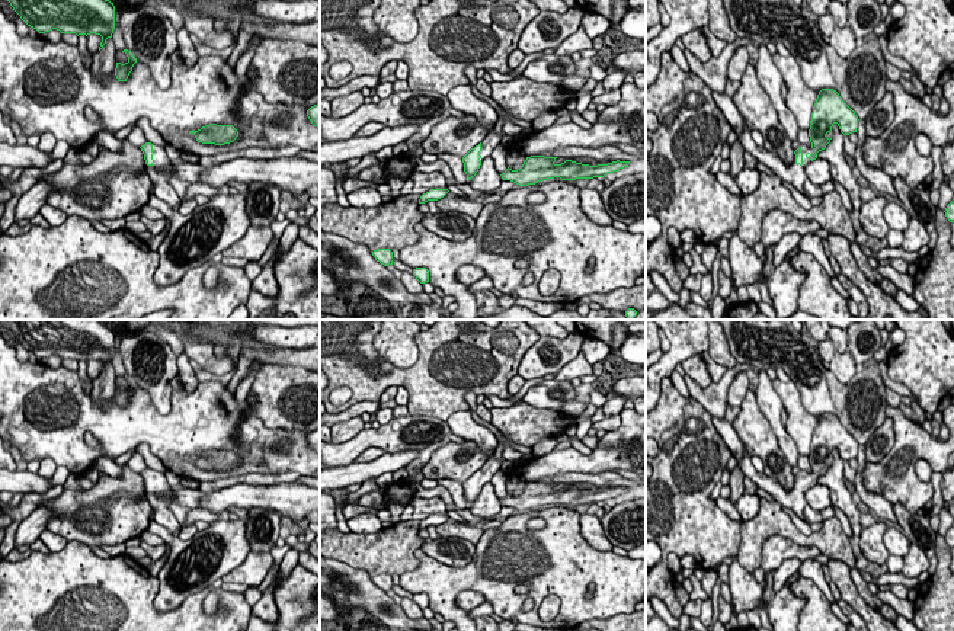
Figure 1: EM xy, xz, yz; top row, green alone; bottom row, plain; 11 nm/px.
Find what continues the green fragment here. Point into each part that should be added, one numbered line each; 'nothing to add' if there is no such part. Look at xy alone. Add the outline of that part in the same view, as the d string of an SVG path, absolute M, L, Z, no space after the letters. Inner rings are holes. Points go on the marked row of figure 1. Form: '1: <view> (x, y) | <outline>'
1: xy (163, 189) | M153 144L153 153L154 163L147 166L147 173L154 185L154 195L169 204L172 209L177 211L180 206L180 198L169 183L170 176L164 172L172 161L166 154L164 147Z

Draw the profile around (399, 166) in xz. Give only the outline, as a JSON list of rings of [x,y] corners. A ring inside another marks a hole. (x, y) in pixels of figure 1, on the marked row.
[[[404,154],[393,156],[384,170],[384,183],[388,183],[394,177],[409,179],[412,177],[413,167],[410,163],[410,157]]]

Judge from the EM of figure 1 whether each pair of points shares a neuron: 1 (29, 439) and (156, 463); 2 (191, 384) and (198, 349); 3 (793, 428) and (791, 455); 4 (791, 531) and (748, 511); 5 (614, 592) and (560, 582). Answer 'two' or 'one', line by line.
1: two
2: two
3: two
4: two
5: one

